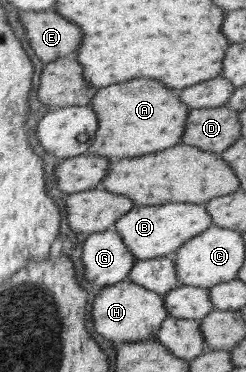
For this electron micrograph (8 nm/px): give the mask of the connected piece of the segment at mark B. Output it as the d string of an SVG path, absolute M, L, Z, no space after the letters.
M169 203L165 205L133 206L114 223L126 248L137 260L174 256L177 248L213 225L205 204Z

